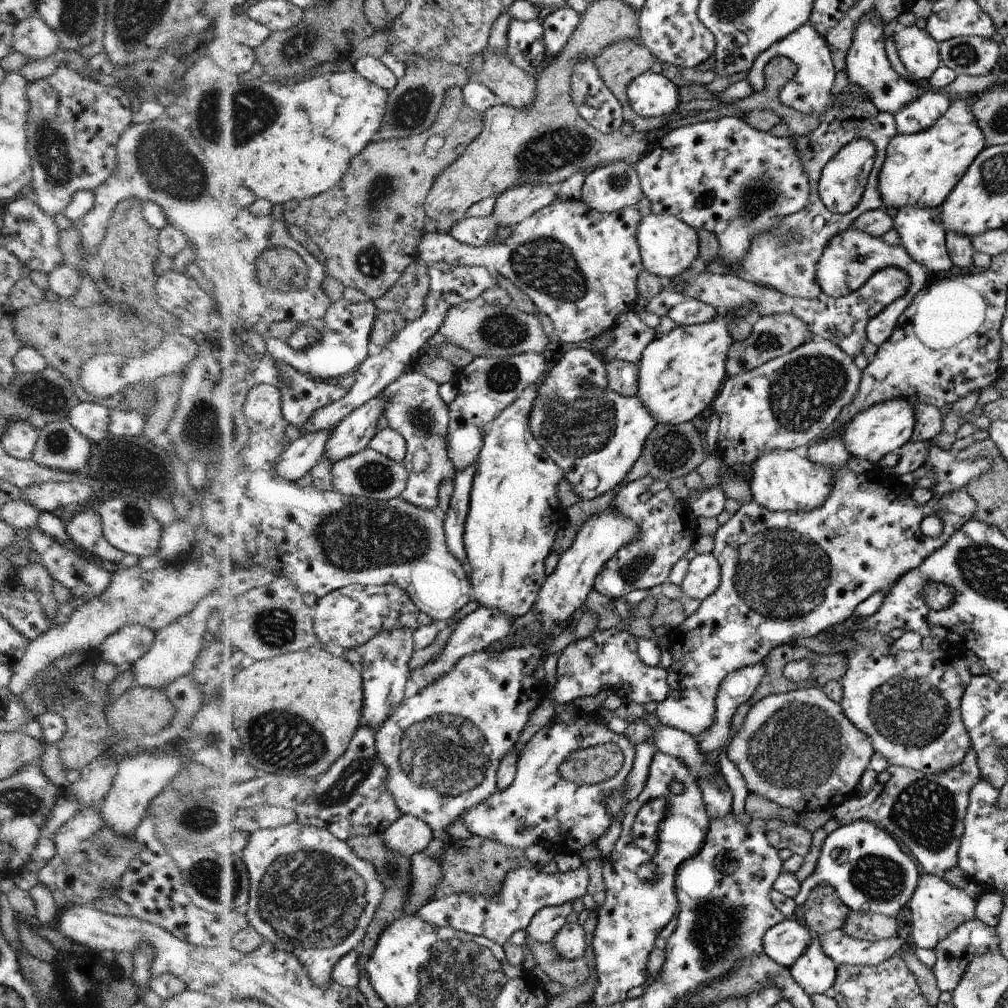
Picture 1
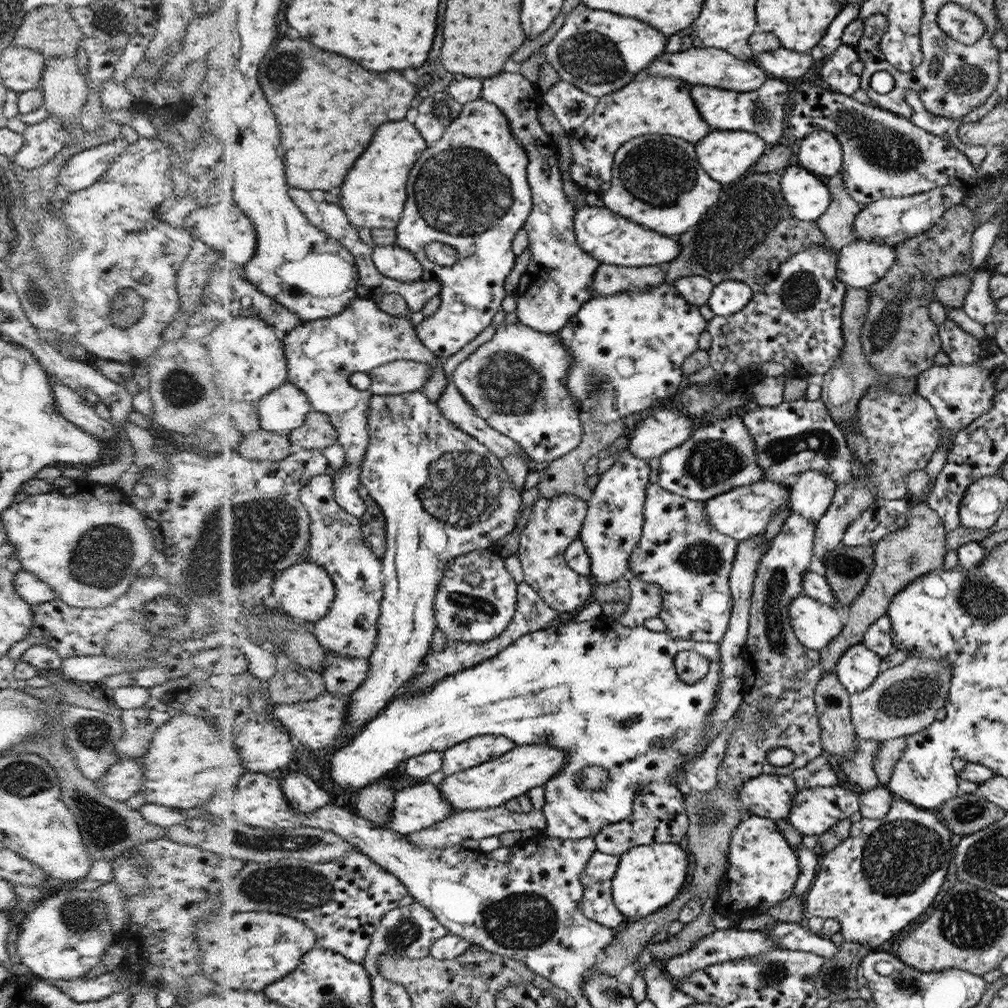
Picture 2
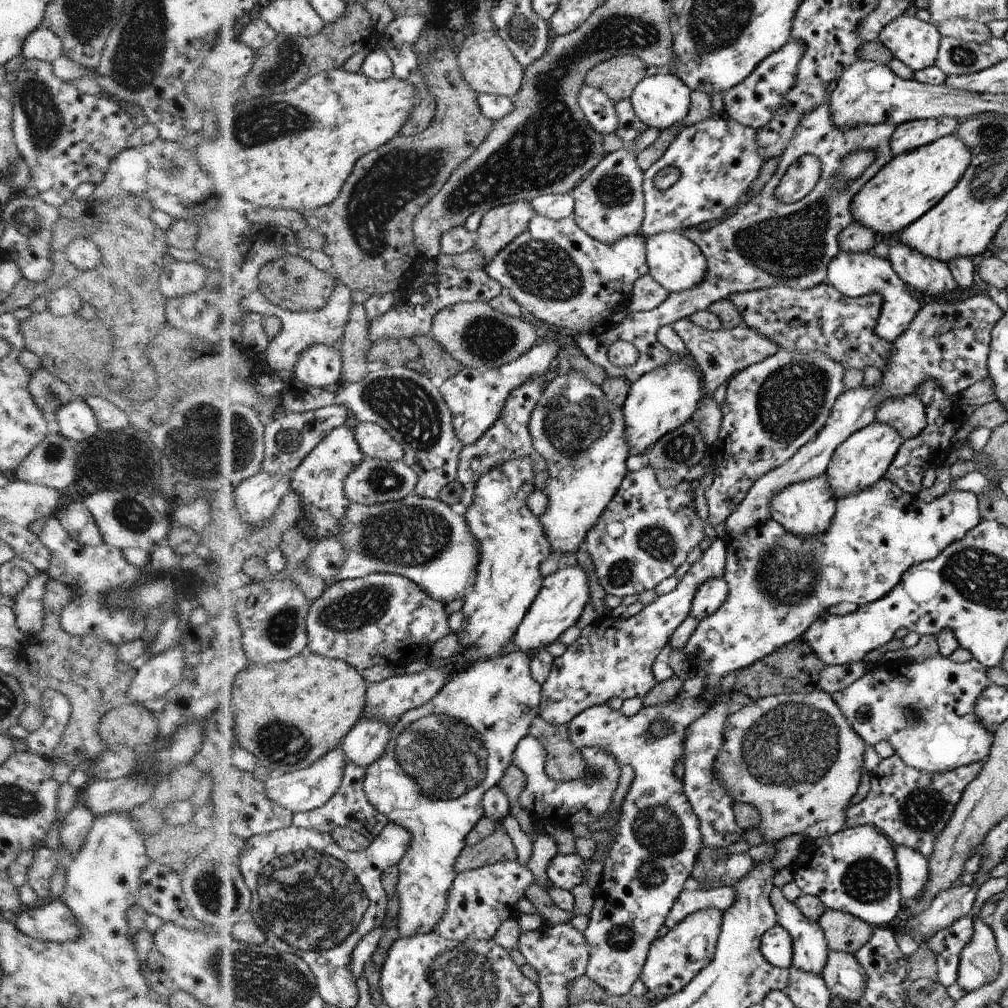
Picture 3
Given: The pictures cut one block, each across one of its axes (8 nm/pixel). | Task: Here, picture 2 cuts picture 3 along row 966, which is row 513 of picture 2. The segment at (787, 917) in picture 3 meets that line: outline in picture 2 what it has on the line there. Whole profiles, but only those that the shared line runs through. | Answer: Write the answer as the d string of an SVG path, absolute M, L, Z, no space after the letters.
M817 470L800 473L793 482L789 494L790 509L817 523L833 504L838 486L833 478Z

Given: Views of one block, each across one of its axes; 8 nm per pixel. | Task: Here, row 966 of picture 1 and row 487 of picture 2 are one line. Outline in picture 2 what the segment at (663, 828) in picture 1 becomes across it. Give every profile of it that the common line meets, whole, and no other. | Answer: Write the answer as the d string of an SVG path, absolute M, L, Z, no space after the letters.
M628 449L621 450L610 469L599 475L599 482L587 504L579 539L591 560L591 579L595 584L628 577L629 560L641 539L645 522L646 490L650 483L650 468L646 459L638 458Z

